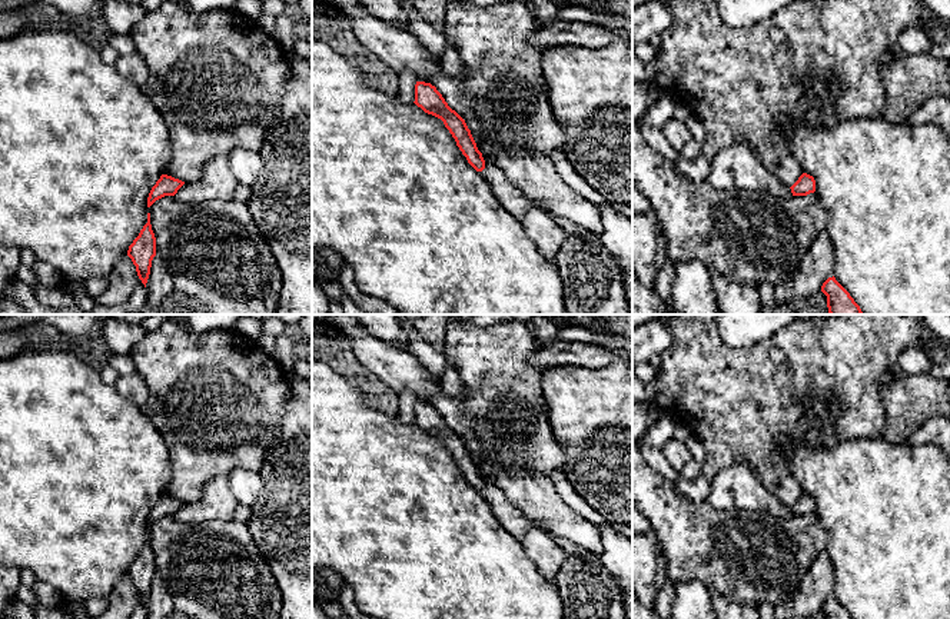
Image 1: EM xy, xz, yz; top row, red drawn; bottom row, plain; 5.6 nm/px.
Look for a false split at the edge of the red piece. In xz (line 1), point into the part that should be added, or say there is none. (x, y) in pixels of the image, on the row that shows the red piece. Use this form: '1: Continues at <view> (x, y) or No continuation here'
1: No continuation here

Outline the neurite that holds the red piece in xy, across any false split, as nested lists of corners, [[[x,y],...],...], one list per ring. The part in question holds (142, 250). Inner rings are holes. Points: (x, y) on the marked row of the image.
[[[147,213],[147,223],[129,246],[127,256],[136,266],[137,276],[146,287],[150,274],[152,260],[156,256],[156,237],[150,224],[150,213]]]

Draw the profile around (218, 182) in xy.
[[[216,156],[205,163],[199,180],[185,183],[175,196],[180,203],[226,202],[233,200],[238,184],[227,156]]]

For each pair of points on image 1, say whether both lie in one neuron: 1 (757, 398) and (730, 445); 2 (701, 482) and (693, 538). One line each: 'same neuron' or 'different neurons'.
1: same neuron
2: different neurons

